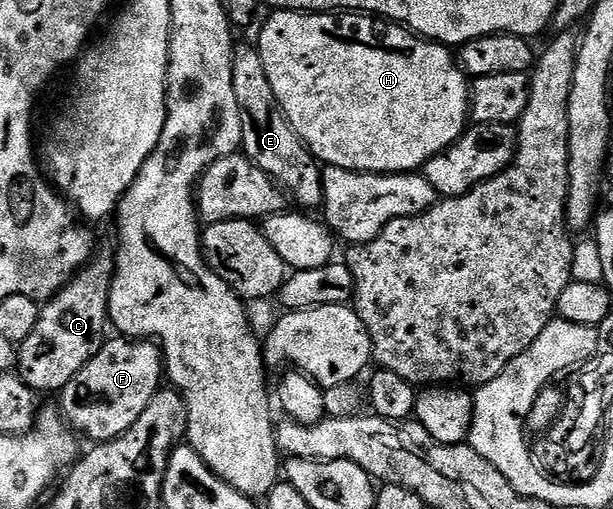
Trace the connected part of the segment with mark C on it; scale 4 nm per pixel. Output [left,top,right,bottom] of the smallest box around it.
[17,247,115,394]

